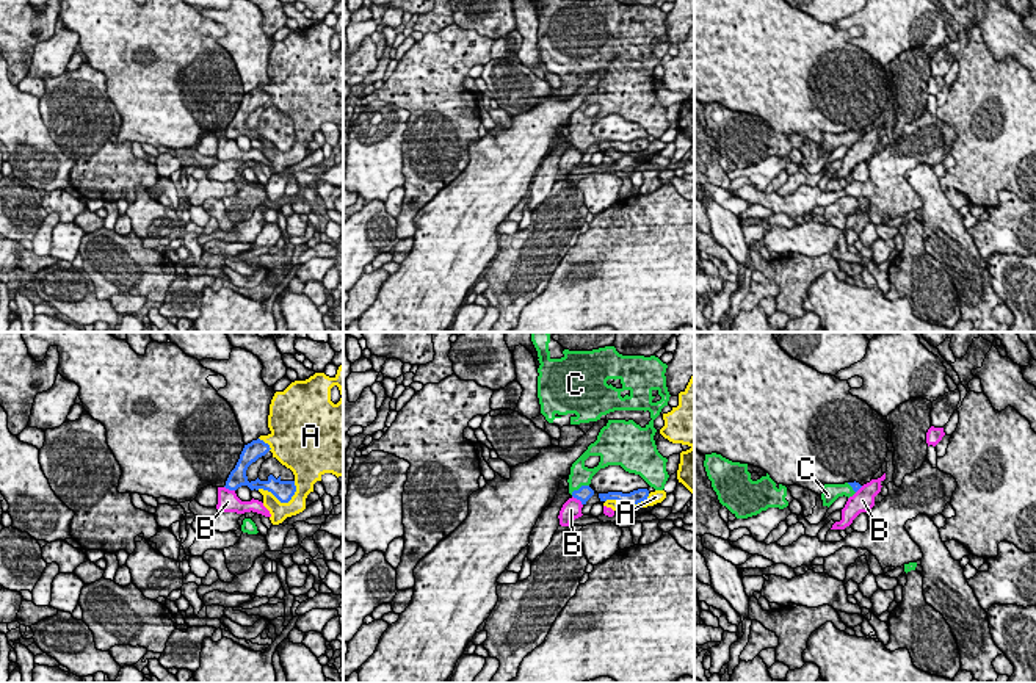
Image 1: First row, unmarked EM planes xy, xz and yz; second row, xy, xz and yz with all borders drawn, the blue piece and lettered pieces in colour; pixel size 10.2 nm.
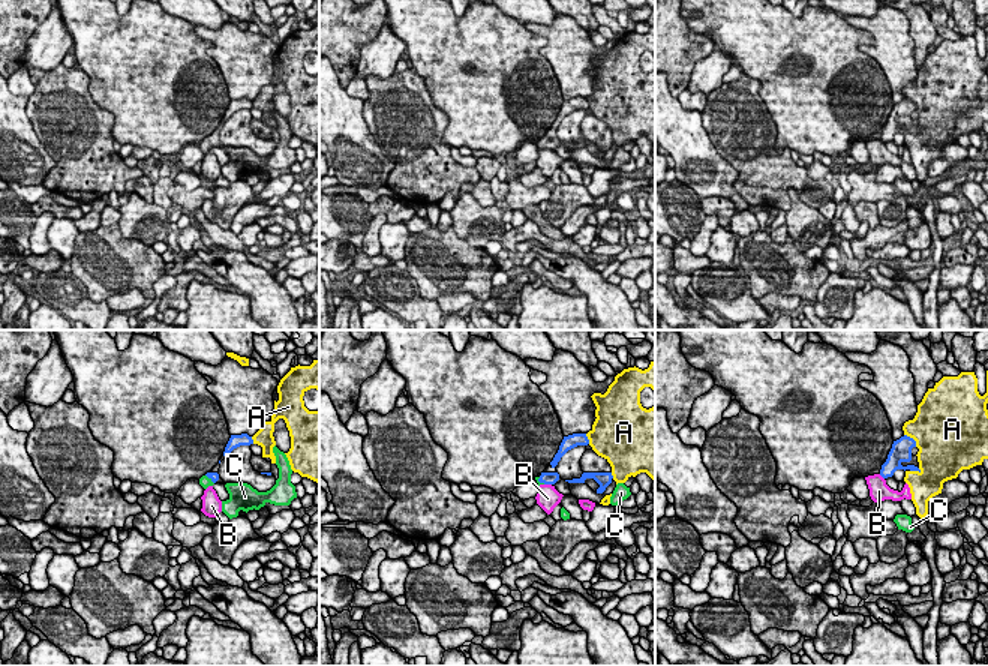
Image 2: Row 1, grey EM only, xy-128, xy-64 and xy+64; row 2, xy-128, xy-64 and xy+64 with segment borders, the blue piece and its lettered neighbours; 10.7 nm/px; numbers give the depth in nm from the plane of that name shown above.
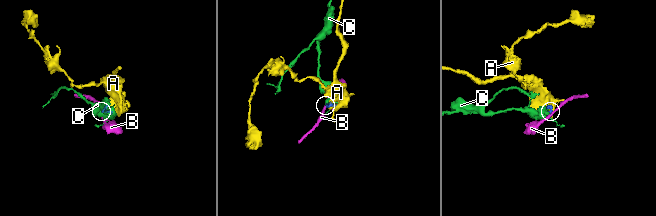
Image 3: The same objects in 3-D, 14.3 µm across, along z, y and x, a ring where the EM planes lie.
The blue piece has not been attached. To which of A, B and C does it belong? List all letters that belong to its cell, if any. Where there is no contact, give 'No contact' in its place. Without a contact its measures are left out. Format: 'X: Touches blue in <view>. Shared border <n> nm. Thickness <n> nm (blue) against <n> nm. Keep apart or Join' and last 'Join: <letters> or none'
A: Touches blue in xy. Shared border 420 nm. Thickness 200 nm (blue) against 190 nm. Keep apart
B: Touches blue in xz. Shared border 150 nm. Thickness 160 nm (blue) against 200 nm. Keep apart
C: Touches blue in xz. Shared border 220 nm. Thickness 160 nm (blue) against 220 nm. Join
Join: C

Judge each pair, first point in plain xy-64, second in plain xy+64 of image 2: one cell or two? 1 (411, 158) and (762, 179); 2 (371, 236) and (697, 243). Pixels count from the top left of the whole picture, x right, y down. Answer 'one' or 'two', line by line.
1: one
2: one

